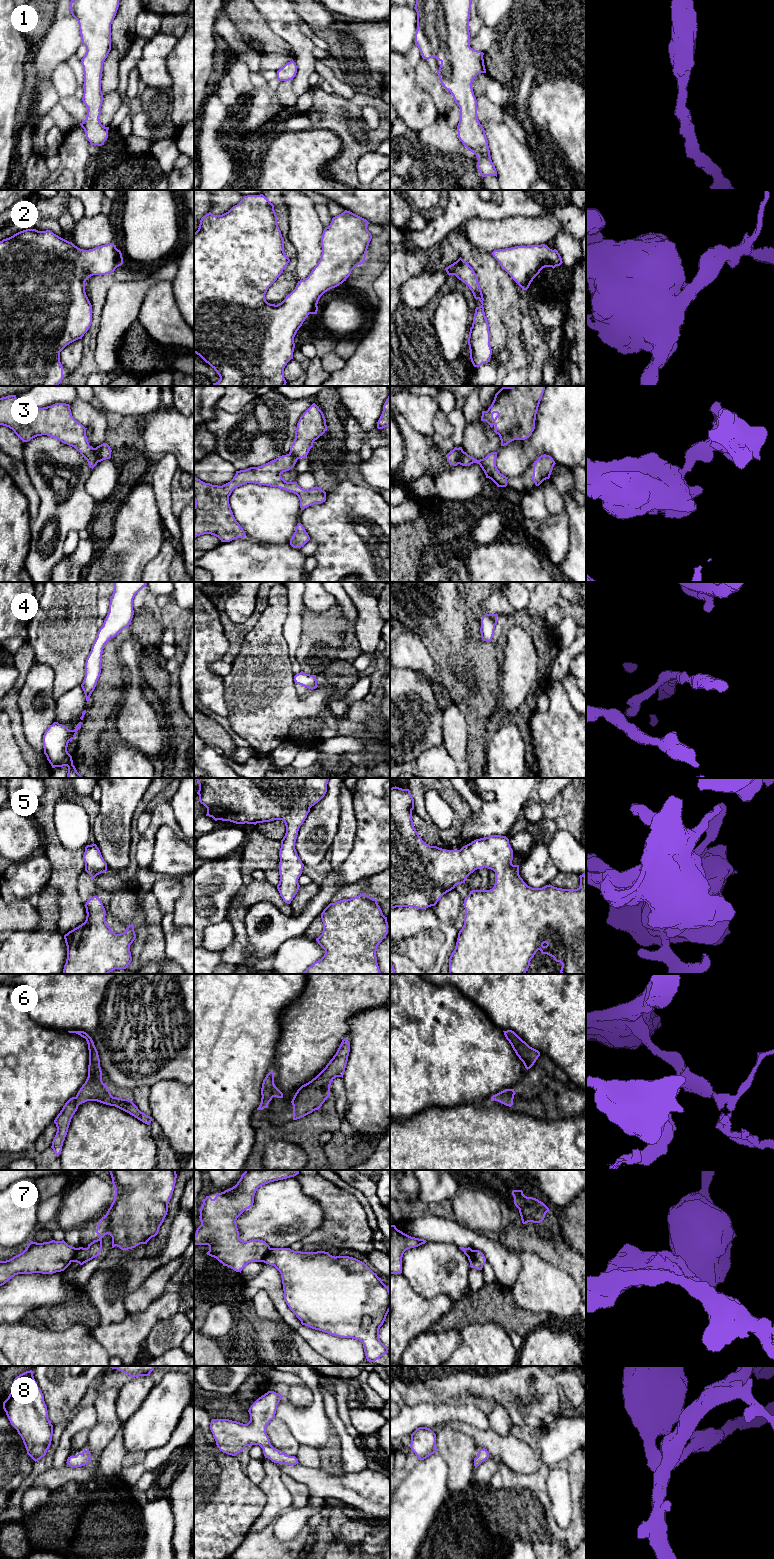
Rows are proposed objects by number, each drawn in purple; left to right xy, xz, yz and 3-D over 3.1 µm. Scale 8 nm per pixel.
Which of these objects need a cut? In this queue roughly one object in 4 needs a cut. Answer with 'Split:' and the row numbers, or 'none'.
Split: 3, 7

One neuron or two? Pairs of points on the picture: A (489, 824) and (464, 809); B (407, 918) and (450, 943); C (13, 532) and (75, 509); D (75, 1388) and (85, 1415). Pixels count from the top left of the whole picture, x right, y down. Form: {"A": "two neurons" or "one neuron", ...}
{"A": "two neurons", "B": "one neuron", "C": "two neurons", "D": "two neurons"}

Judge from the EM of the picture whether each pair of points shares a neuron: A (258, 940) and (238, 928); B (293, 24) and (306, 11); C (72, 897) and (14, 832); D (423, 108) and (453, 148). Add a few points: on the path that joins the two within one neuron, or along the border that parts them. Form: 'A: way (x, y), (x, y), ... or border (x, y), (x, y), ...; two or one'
A: border (243, 920), (247, 935), (246, 956); two
B: border (296, 10), (301, 18); two
C: border (41, 851), (50, 864), (48, 884); two
D: border (439, 117), (419, 132); two

